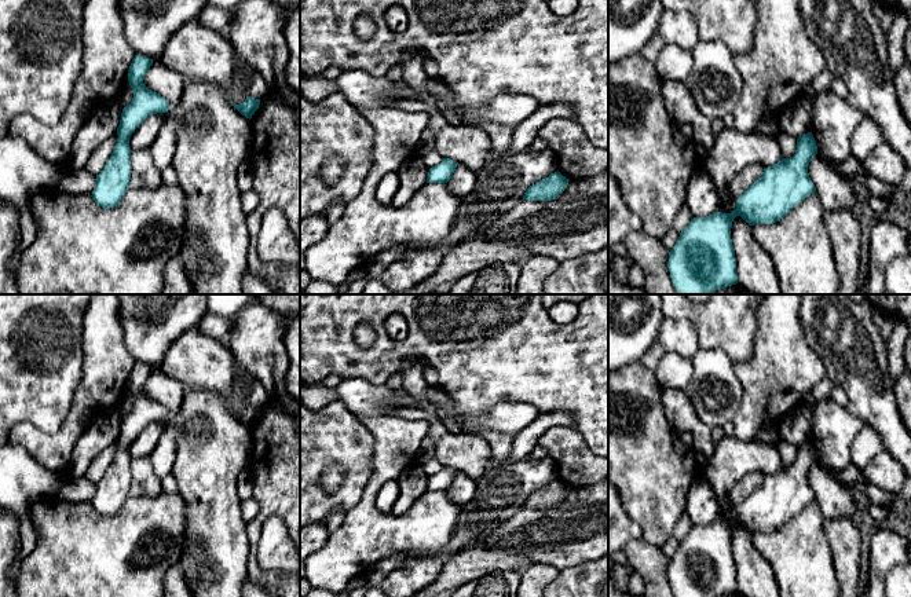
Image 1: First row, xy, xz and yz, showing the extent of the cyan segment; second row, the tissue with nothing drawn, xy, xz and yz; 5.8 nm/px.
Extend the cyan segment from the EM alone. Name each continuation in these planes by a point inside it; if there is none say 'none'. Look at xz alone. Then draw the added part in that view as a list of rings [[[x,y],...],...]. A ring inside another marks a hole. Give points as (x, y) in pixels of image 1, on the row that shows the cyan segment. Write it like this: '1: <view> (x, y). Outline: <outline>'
none

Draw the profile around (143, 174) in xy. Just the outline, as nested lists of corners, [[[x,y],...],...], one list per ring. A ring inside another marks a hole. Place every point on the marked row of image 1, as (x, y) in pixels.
[[[150,149],[132,150],[128,190],[157,188],[160,186],[161,171],[153,164]]]

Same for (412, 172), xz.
[[[417,154],[405,160],[396,173],[399,176],[399,188],[389,206],[398,208],[405,205],[424,184],[427,184],[429,169]]]

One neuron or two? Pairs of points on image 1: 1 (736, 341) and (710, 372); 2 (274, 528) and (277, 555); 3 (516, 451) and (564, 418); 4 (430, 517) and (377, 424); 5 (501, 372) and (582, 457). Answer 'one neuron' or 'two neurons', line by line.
1: two neurons
2: one neuron
3: one neuron
4: one neuron
5: two neurons

